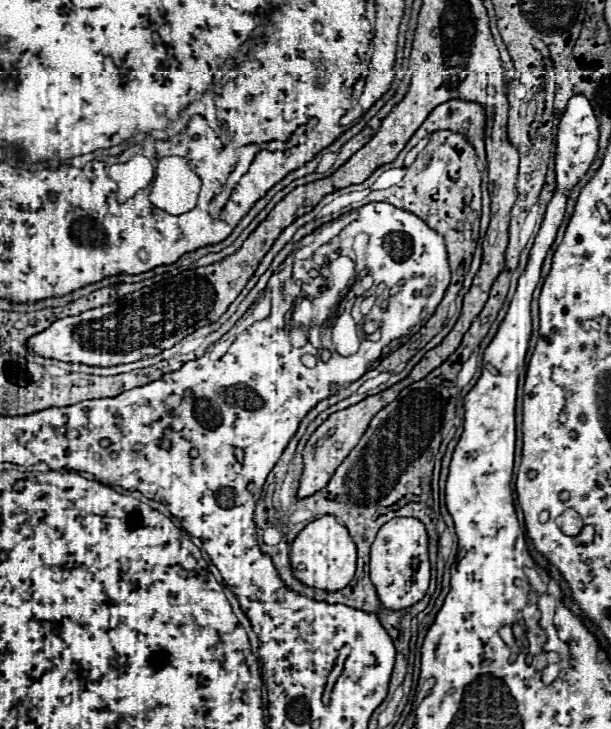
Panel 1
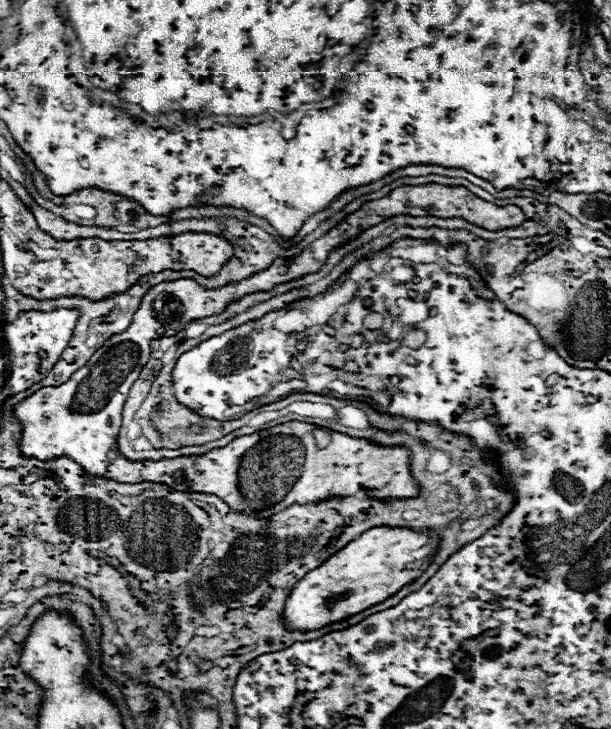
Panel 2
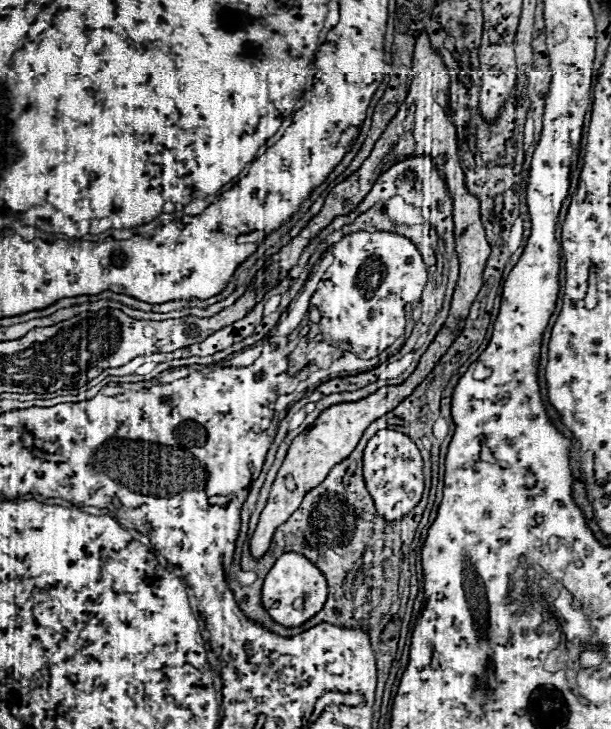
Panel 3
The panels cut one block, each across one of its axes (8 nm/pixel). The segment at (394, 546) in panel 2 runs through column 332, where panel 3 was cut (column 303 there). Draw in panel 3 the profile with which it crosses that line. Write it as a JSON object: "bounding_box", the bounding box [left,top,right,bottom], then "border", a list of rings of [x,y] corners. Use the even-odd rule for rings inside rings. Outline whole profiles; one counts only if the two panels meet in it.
{"bounding_box":[262,552,328,626],"border":[[[298,552],[282,554],[268,572],[262,586],[262,606],[282,626],[300,626],[306,620],[310,620],[324,608],[326,596],[328,596],[326,576],[316,564],[312,564],[304,554]]]}

